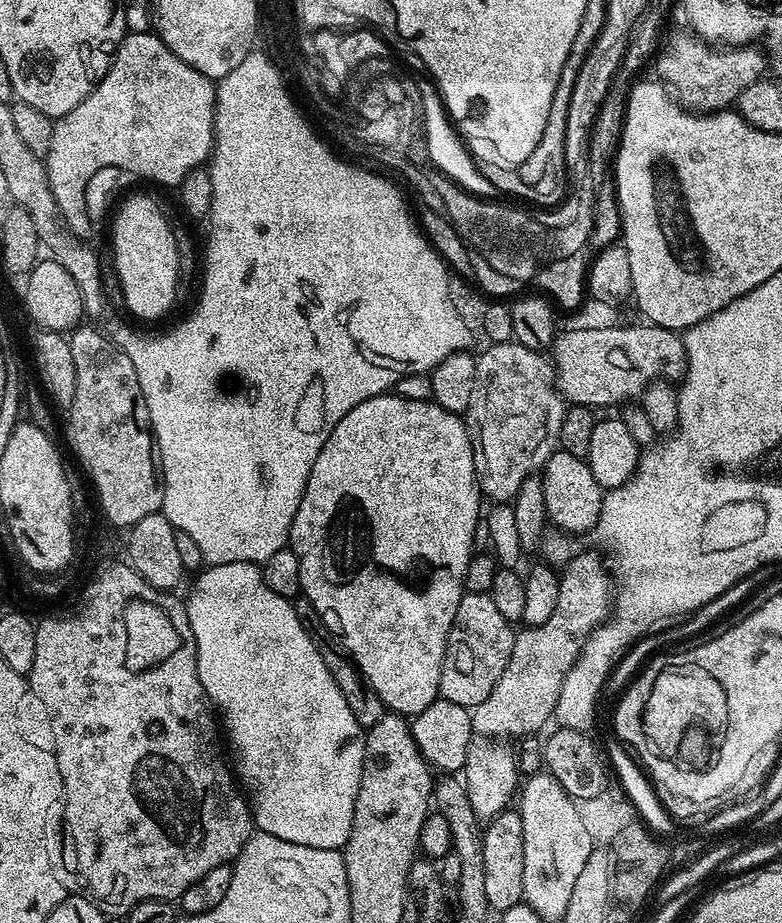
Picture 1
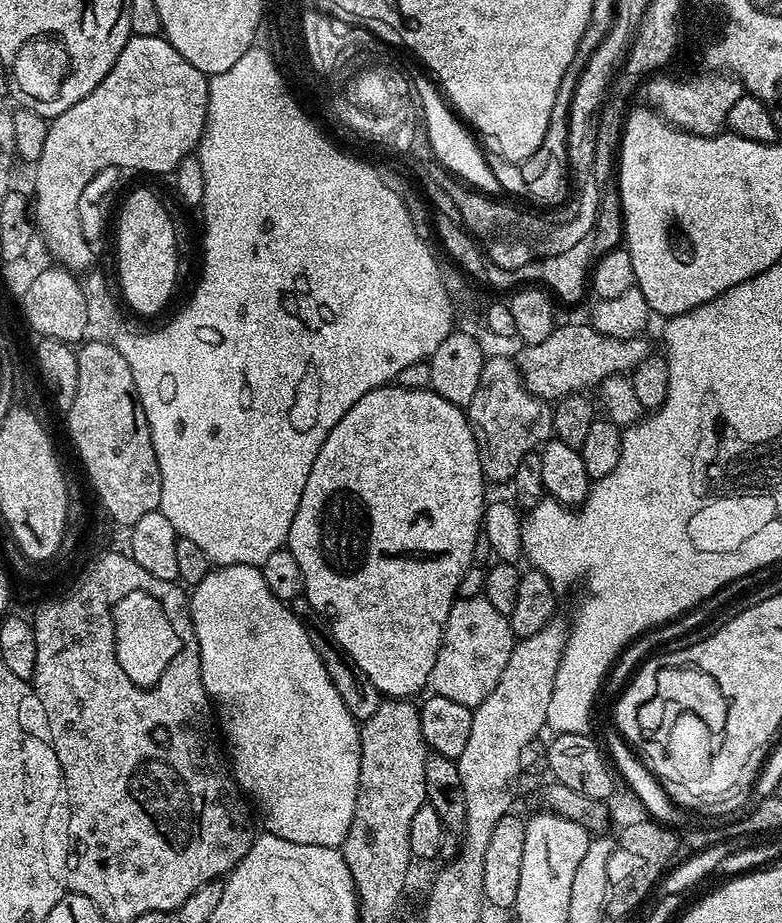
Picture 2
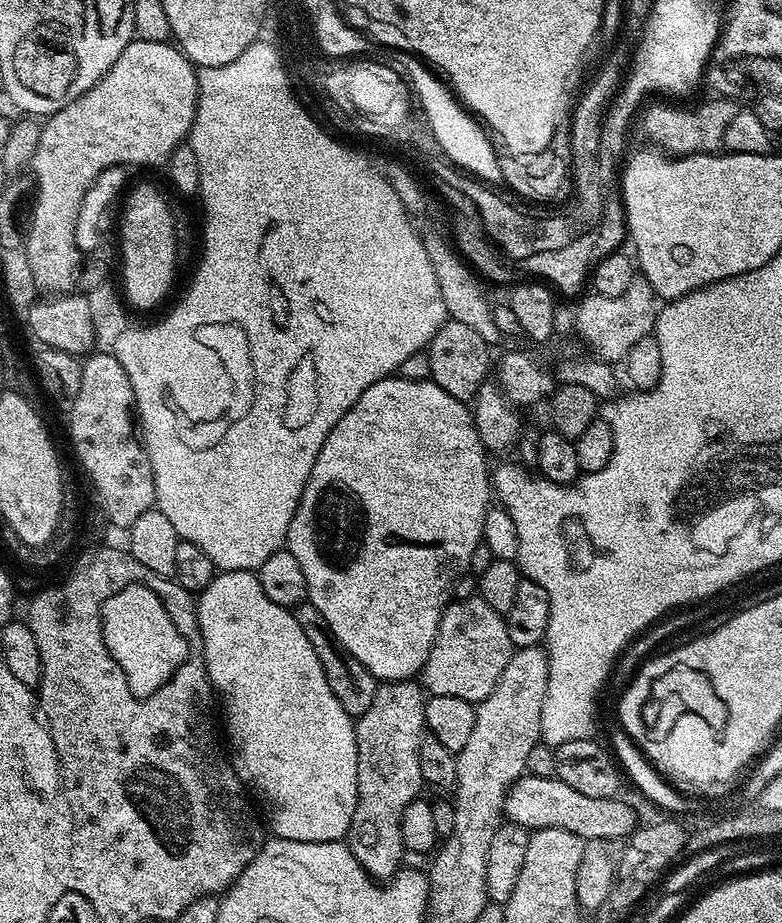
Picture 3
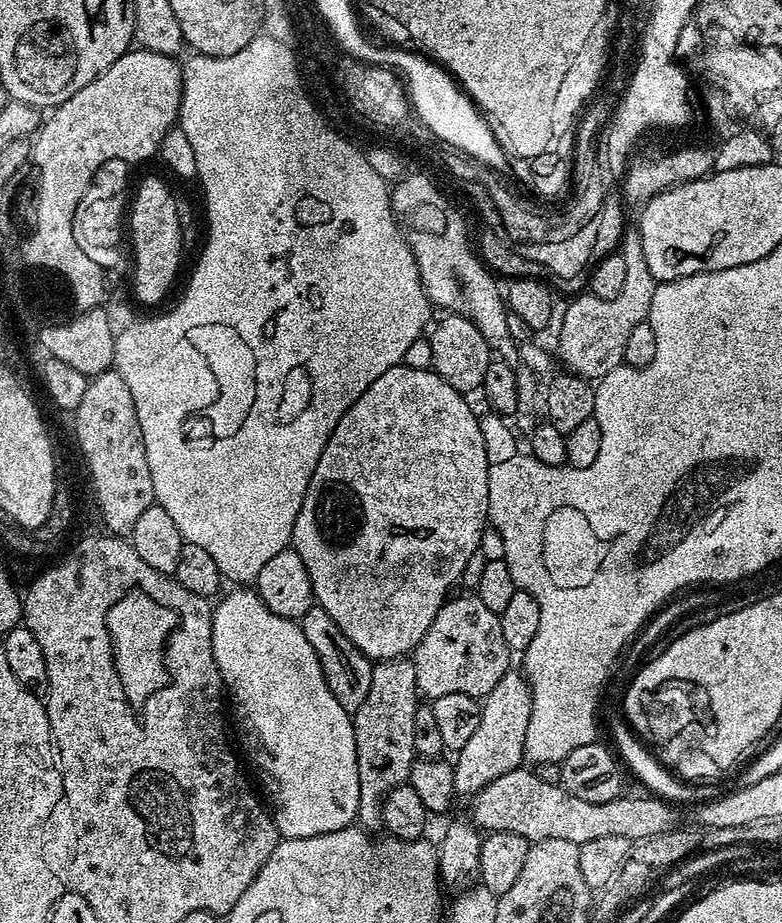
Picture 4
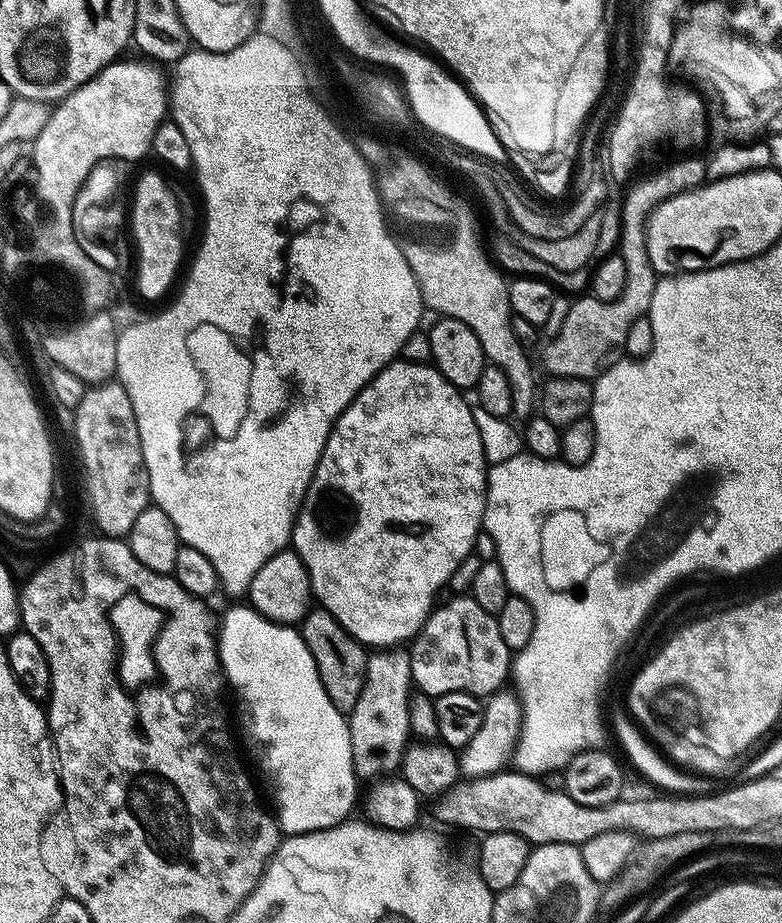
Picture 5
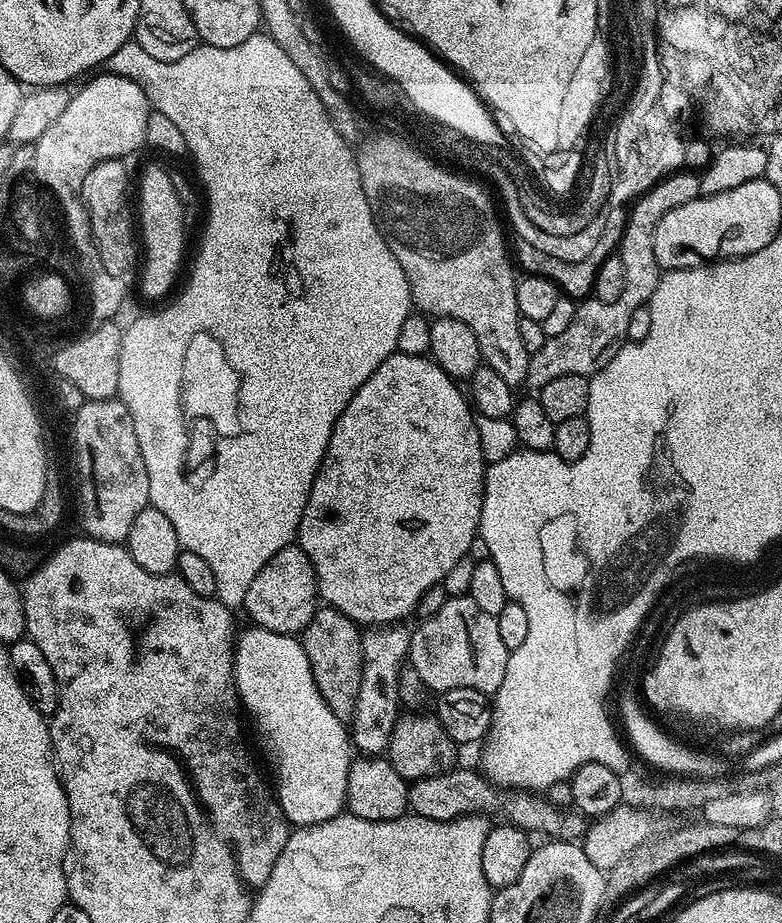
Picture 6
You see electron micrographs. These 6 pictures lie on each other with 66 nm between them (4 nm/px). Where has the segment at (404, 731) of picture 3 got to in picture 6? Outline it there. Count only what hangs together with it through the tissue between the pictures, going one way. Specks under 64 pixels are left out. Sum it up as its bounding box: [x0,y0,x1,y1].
[350,626,412,758]

